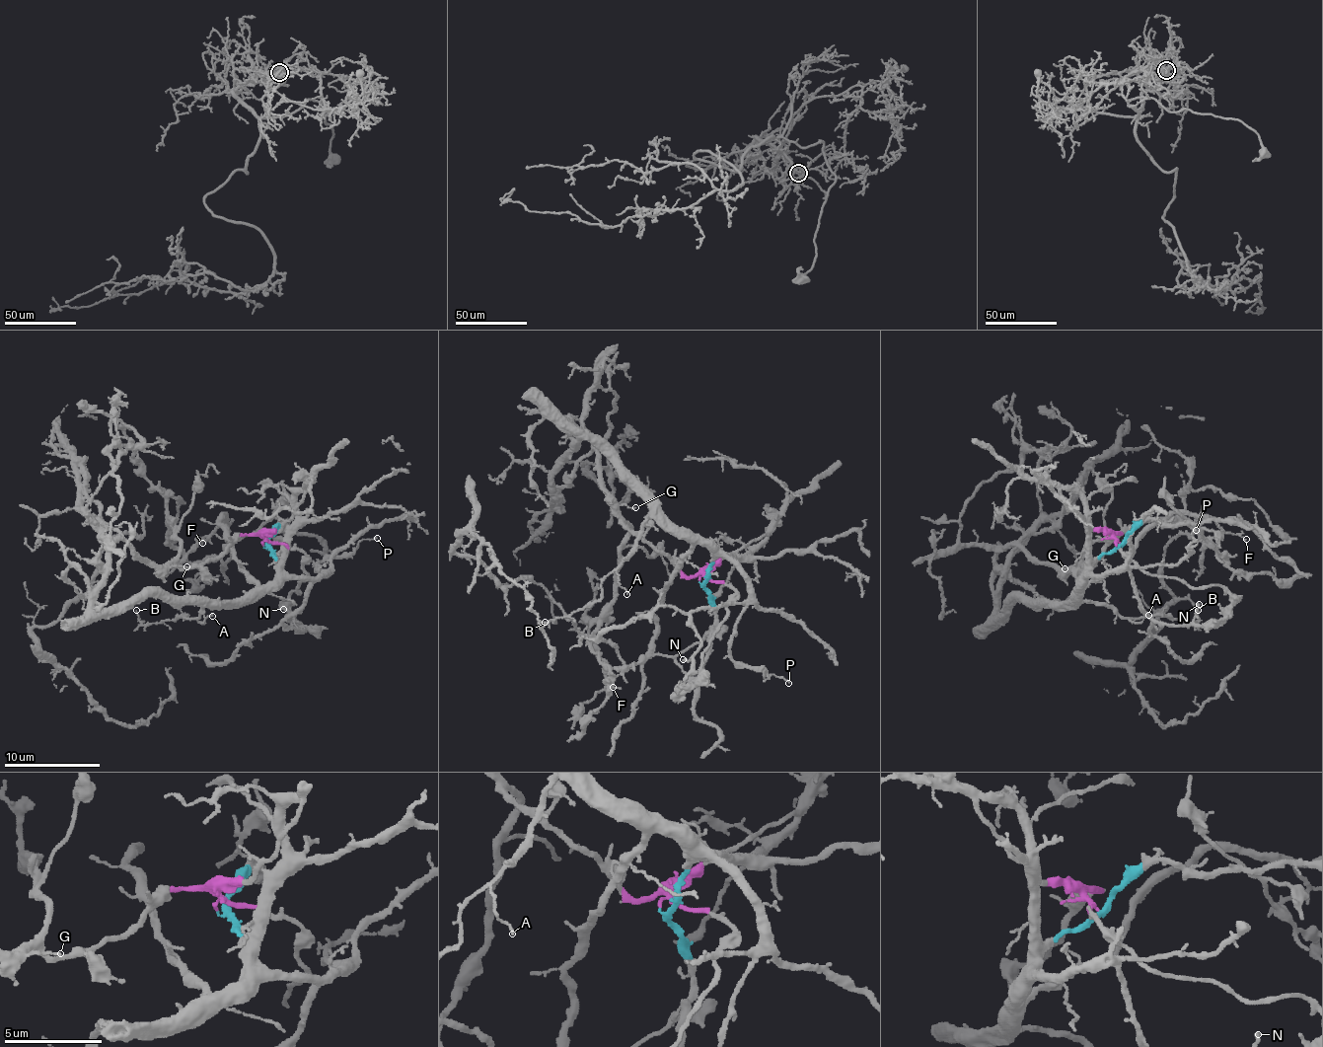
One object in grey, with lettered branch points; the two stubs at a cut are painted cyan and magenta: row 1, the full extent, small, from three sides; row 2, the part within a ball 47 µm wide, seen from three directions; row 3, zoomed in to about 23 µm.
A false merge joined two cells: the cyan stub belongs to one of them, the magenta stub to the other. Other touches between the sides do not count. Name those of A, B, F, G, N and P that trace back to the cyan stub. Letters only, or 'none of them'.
A, B, F, N, P

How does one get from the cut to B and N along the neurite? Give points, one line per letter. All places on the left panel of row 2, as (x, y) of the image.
B: (264, 545), (279, 565), (277, 577), (266, 586), (229, 603), (207, 601), (197, 617), (144, 624), (135, 609)
N: (264, 545), (287, 572), (299, 577), (321, 576), (284, 623), (305, 631), (282, 609)

